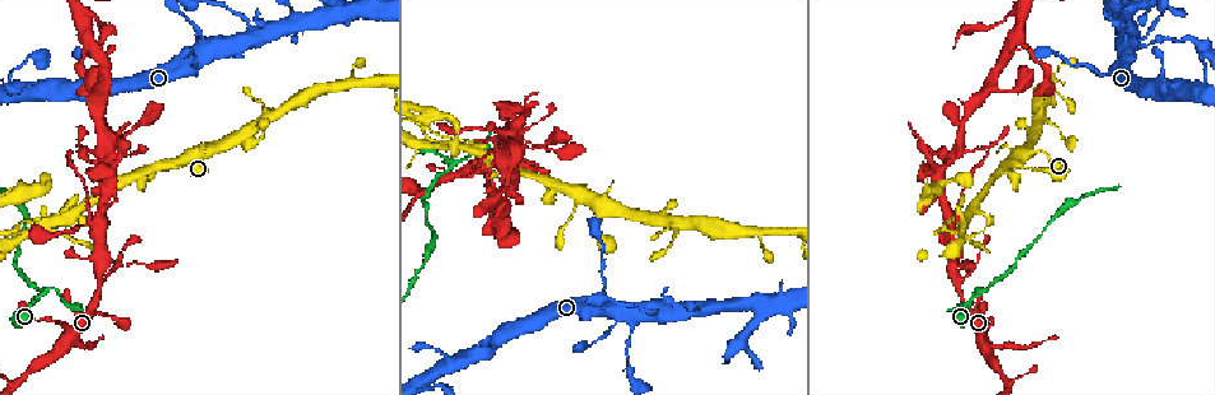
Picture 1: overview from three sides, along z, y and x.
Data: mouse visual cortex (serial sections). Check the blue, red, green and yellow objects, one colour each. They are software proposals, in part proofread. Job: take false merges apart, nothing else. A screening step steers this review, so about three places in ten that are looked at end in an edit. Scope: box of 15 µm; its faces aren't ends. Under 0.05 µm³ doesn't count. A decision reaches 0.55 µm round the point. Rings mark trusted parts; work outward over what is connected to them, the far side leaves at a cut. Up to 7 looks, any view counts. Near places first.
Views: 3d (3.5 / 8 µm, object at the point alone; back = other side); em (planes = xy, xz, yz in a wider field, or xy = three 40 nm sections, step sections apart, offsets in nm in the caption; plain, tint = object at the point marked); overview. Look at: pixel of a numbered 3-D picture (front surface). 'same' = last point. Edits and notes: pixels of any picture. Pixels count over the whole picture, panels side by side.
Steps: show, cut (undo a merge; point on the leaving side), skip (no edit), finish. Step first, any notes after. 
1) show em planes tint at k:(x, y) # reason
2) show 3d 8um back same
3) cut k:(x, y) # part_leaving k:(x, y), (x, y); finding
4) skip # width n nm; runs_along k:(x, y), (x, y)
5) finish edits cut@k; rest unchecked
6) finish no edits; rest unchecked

show 3d 3.5um at 1:(45, 292) # thick turns thin

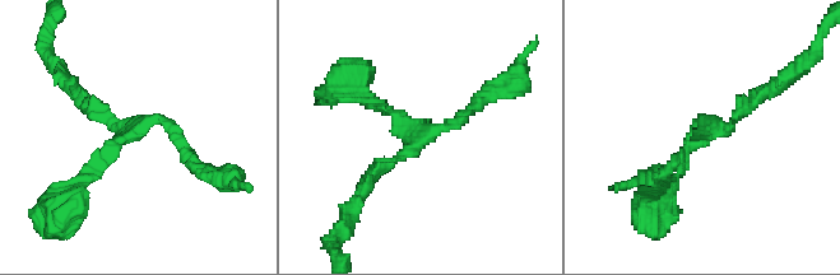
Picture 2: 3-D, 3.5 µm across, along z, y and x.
show em planes tint at 2:(705, 131) # arms 3; arm_widths 100, 150, 150 nm; now the EM

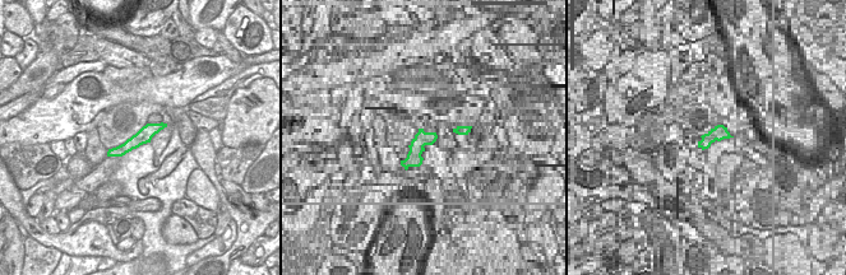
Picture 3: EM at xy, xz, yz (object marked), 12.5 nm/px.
show em xy step 1 tint same # cut it another way

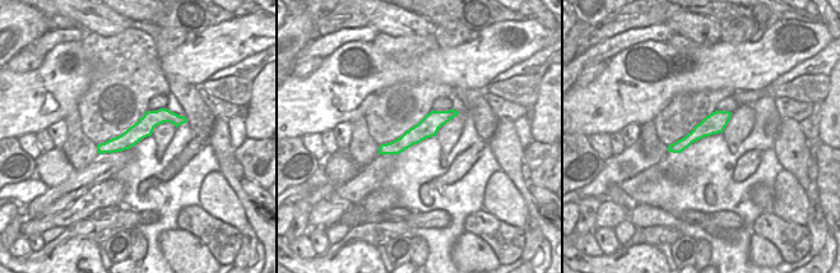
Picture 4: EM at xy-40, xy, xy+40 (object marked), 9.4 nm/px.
skip # runs_along 4:(181, 119), (154, 118), (100, 147); one cell here

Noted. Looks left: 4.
show 3d 3.5um back at 1:(603, 285) # narrows sharply

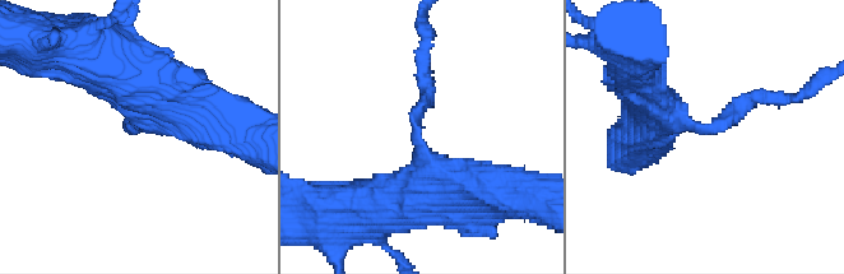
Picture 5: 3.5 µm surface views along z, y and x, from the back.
show em planes tint at 5:(710, 128) # arm_widths 200, 400 nm; need the tissue

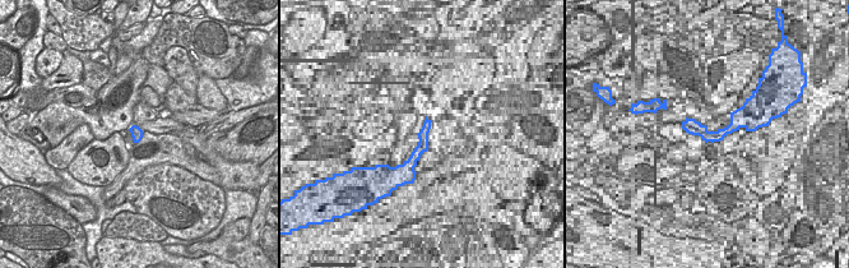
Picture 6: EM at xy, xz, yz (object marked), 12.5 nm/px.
skip # width 160 nm; runs_along 5:(469, 182), (422, 153), (422, 61); continuous, no second cell

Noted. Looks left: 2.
show 3d 3.5um at 1:(26, 231) # two arms in line, one across

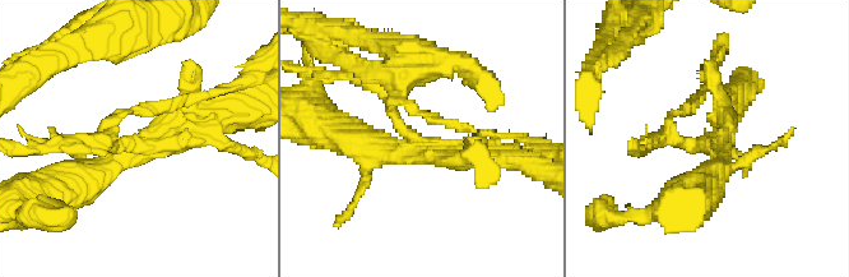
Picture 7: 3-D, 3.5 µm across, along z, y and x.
cut 7:(148, 106) # arms 3; arm_widths 150, 300, 350 nm; part_leaving 7:(708, 149), (668, 134), (668, 118), (689, 110); two cells meet here

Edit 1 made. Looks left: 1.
finish edits cut@7; rest unchecked

